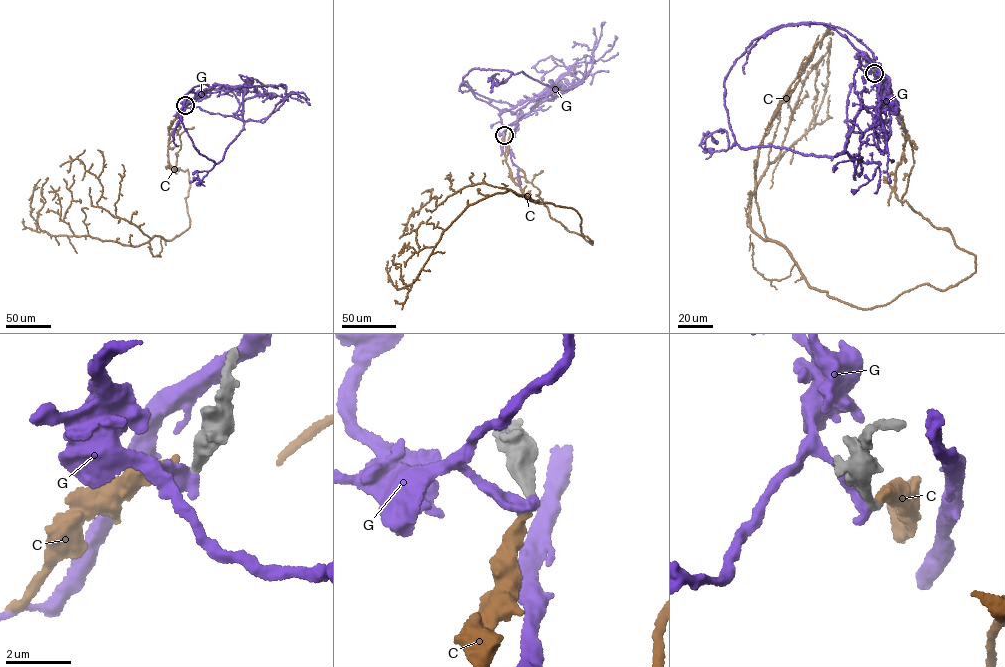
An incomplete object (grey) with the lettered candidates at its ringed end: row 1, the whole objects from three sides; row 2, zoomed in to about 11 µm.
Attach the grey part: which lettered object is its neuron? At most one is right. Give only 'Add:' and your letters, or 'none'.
Add: C

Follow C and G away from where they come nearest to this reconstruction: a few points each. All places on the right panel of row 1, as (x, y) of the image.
C: (874, 73), (905, 132), (897, 199), (975, 268), (868, 309), (749, 224), (809, 128), (830, 41)
G: (874, 73), (870, 62), (861, 64), (858, 57), (859, 51), (880, 73), (878, 95), (891, 103)

